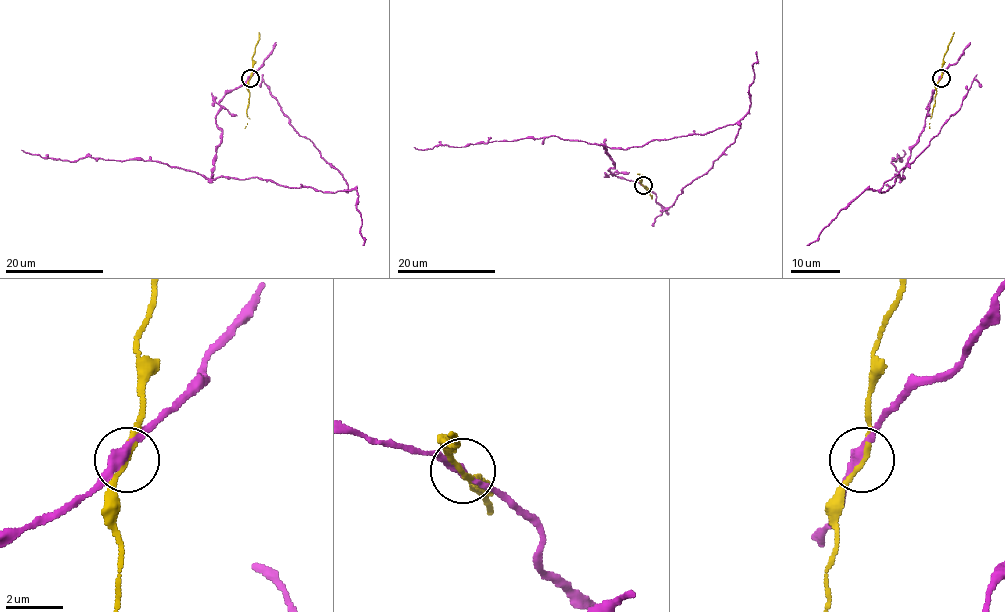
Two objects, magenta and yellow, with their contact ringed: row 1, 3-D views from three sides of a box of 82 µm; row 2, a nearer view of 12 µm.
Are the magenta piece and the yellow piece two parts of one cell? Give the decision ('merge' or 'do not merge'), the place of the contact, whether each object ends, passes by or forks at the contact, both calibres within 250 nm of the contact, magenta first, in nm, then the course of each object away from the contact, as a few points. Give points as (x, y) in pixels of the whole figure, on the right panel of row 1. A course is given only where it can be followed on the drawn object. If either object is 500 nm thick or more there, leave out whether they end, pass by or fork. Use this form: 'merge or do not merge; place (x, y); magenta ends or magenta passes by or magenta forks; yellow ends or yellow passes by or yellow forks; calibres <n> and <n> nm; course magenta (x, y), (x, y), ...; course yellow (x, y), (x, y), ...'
do not merge; place (941, 78); magenta passes by; yellow passes by; calibres 320 and 160 nm; course magenta (941, 78), (904, 178), (898, 177), (891, 188), (880, 191), (960, 107), (971, 83), (976, 80), (980, 87); course yellow (941, 78), (930, 128)

